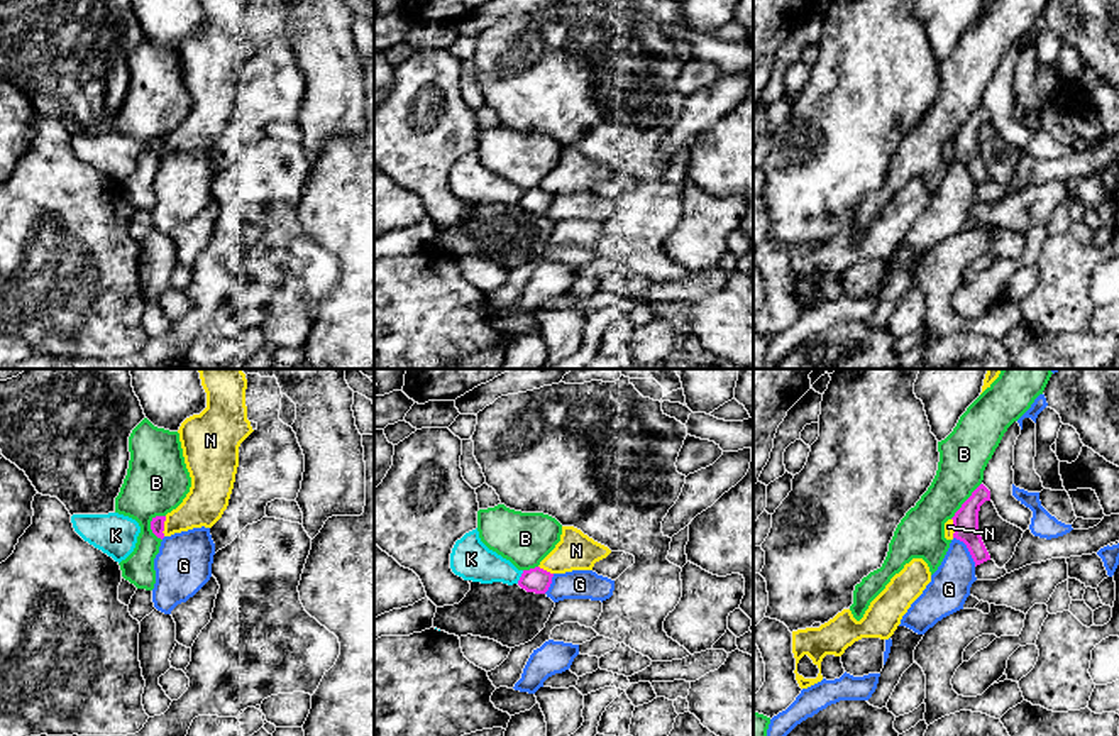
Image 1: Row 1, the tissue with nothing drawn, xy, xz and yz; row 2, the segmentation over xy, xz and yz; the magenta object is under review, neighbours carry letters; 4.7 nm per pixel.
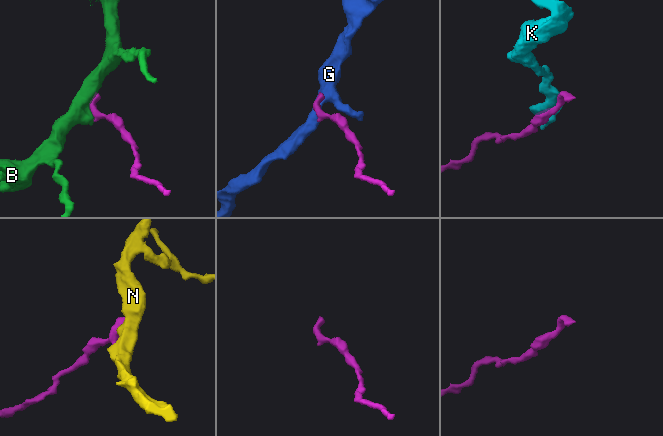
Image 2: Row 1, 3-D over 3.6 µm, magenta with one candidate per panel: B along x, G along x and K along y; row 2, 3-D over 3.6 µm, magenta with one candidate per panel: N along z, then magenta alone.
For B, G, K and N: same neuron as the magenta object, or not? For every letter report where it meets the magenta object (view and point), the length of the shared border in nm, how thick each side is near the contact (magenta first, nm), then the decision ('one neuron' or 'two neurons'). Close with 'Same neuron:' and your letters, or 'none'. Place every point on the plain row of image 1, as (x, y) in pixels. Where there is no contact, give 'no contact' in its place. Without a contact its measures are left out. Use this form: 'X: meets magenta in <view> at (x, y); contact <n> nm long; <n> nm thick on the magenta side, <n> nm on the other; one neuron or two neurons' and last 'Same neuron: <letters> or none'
B: meets magenta in xy at (151, 149); contact 130 nm long; 60 nm thick on the magenta side, 300 nm on the other; two neurons
G: meets magenta in yz at (969, 171); contact 180 nm long; 130 nm thick on the magenta side, 190 nm on the other; two neurons
K: meets magenta in xz at (520, 198); contact 70 nm long; 120 nm thick on the magenta side, 190 nm on the other; two neurons
N: meets magenta in xy at (163, 148); contact 100 nm long; 60 nm thick on the magenta side, 190 nm on the other; two neurons
Same neuron: none

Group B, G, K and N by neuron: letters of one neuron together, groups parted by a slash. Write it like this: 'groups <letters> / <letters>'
groups B N / G / K

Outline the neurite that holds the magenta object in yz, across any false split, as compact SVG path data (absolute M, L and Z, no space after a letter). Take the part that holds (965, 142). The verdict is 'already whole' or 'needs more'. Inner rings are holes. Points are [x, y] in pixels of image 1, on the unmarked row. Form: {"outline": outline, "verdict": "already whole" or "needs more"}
{"outline": "M980 105L951 139L955 152L953 159L967 166L975 188L990 181L978 152L978 132L985 122L990 122L990 112Z", "verdict": "already whole"}

